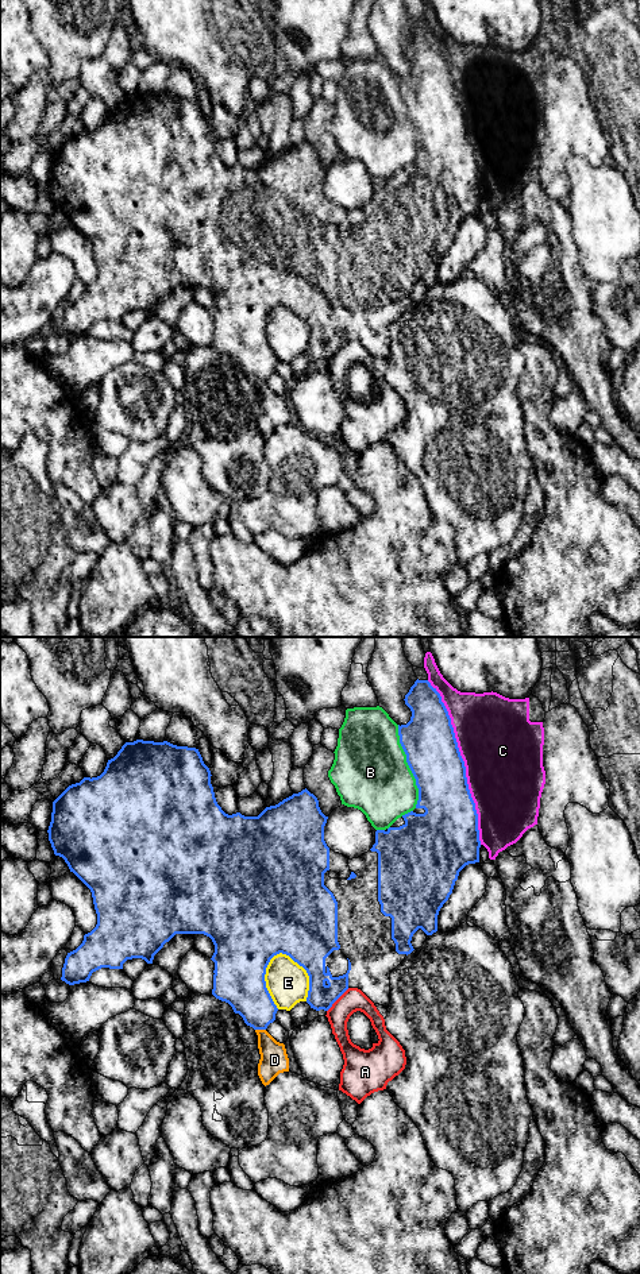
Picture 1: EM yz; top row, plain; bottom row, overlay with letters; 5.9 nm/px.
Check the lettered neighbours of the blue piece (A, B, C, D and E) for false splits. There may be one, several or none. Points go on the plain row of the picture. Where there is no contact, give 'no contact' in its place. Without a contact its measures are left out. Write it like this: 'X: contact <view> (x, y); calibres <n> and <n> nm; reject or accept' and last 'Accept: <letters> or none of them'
A: contact yz (336, 351); calibres 160 and 140 nm; reject
B: contact yz (409, 119); calibres 320 and 460 nm; accept
C: contact yz (463, 115); calibres 320 and 480 nm; reject
D: contact yz (261, 381); calibres 240 and 160 nm; reject
E: contact yz (263, 331); calibres 360 and 260 nm; reject
Accept: B

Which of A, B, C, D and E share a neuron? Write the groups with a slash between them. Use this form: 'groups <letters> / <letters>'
groups A / B / C / D / E

